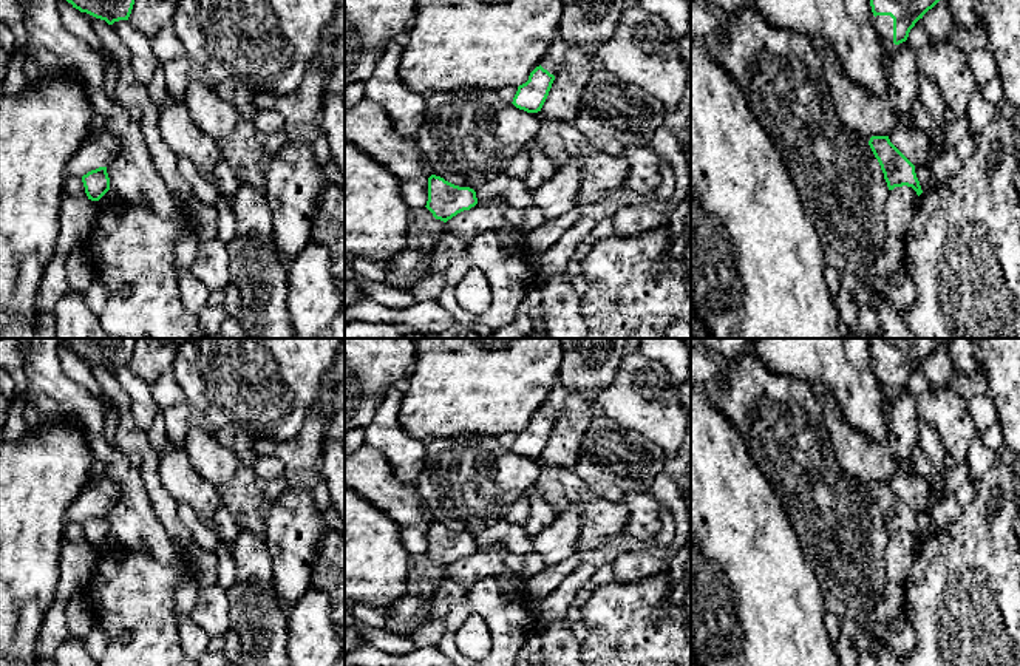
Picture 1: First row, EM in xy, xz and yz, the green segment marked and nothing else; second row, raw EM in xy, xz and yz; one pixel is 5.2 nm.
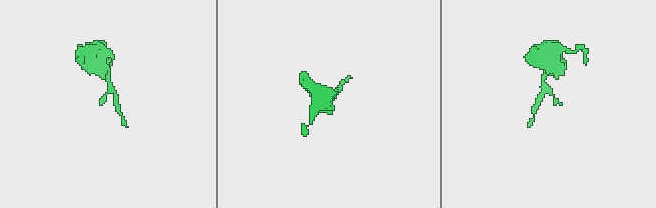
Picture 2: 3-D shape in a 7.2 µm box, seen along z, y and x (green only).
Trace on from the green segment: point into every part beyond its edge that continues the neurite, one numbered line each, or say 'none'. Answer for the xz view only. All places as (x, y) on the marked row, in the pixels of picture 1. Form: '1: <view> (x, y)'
none

